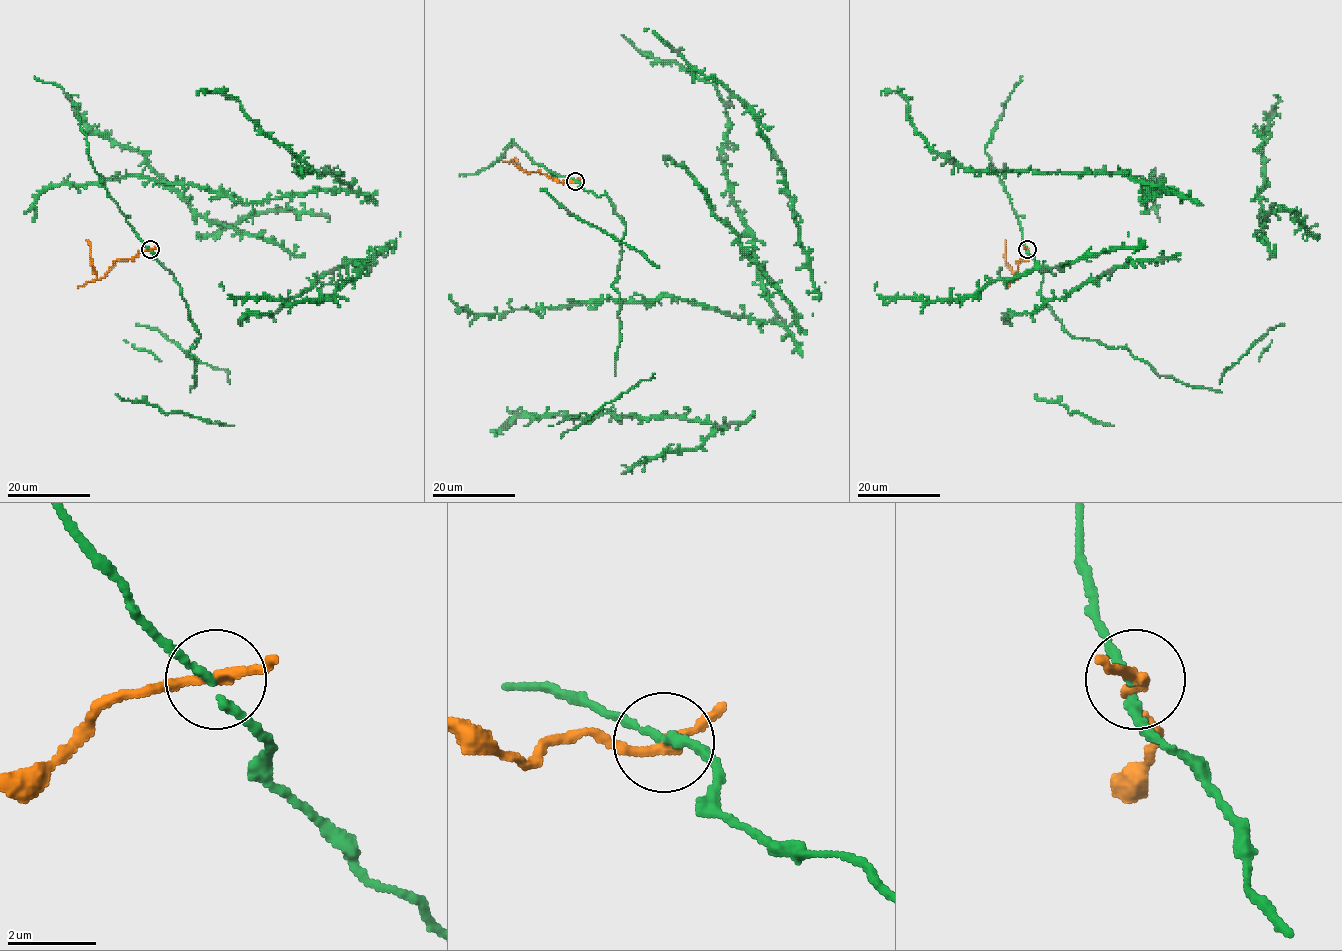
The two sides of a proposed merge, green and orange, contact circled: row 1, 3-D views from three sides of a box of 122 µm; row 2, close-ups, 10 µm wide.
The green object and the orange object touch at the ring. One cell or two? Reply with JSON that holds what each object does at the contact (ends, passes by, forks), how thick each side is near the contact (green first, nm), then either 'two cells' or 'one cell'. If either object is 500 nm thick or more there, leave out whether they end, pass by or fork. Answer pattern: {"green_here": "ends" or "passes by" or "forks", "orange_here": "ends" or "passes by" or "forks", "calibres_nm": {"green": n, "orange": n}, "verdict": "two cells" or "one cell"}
{"green_here": "passes by", "orange_here": "passes by", "calibres_nm": {"green": 170, "orange": 220}, "verdict": "two cells"}

